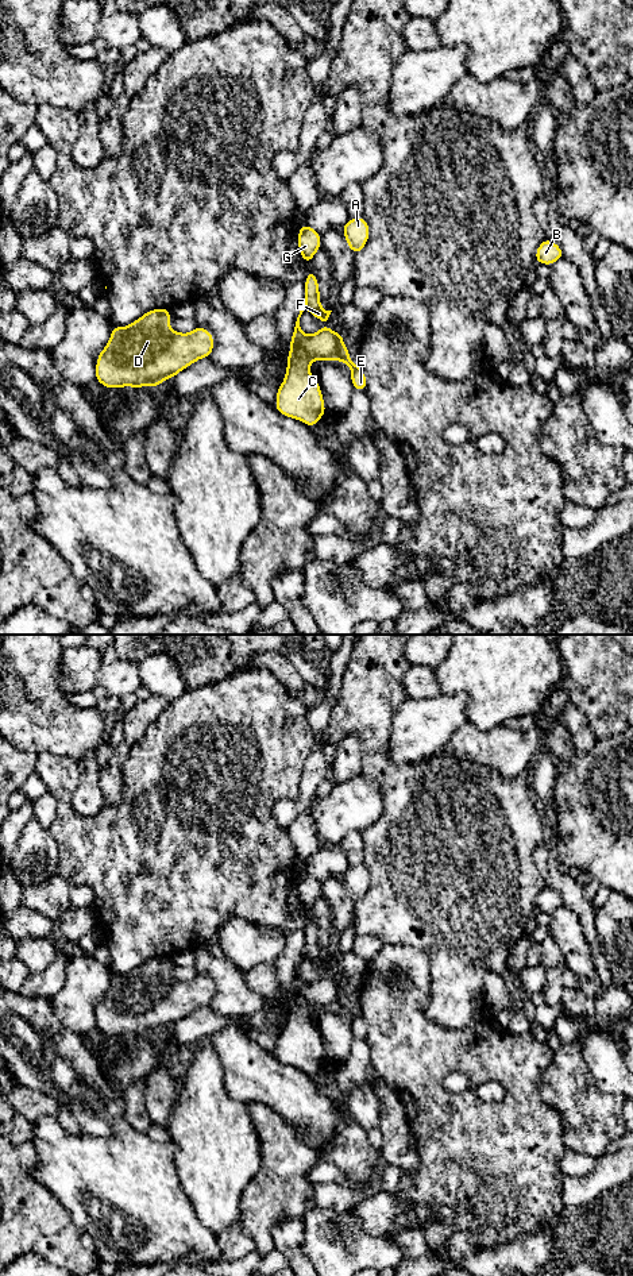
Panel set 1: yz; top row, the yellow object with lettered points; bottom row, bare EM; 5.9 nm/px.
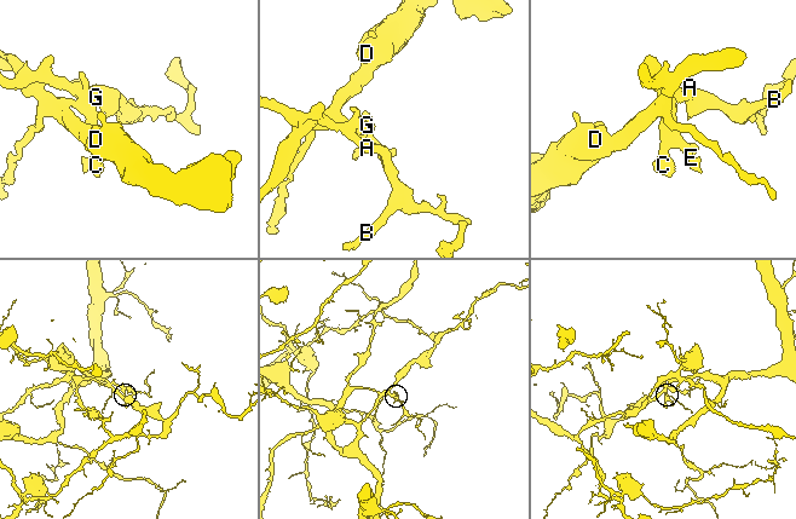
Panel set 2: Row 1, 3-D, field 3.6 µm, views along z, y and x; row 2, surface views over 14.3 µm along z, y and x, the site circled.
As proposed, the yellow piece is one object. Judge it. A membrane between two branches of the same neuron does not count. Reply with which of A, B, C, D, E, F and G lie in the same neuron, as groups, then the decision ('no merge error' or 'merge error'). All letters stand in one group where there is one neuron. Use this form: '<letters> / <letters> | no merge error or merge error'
A B C / D E F G | merge error

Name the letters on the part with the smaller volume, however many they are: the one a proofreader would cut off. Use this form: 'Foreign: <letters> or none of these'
Foreign: A, B, C

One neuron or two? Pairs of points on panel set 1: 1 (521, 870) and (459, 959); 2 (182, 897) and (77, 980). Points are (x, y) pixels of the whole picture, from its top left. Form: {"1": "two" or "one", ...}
{"1": "one", "2": "two"}

